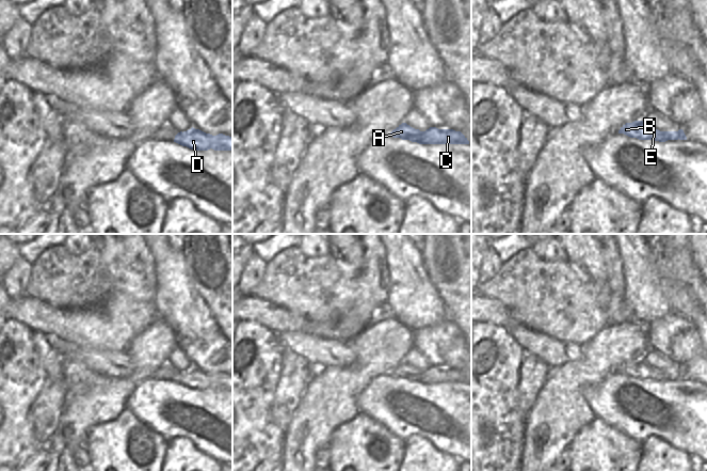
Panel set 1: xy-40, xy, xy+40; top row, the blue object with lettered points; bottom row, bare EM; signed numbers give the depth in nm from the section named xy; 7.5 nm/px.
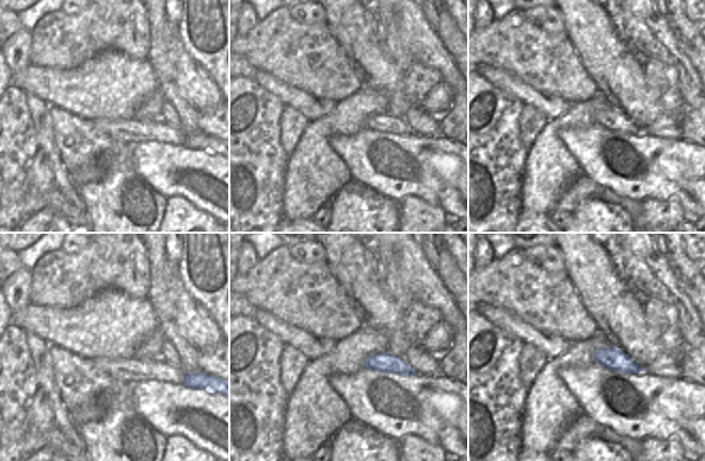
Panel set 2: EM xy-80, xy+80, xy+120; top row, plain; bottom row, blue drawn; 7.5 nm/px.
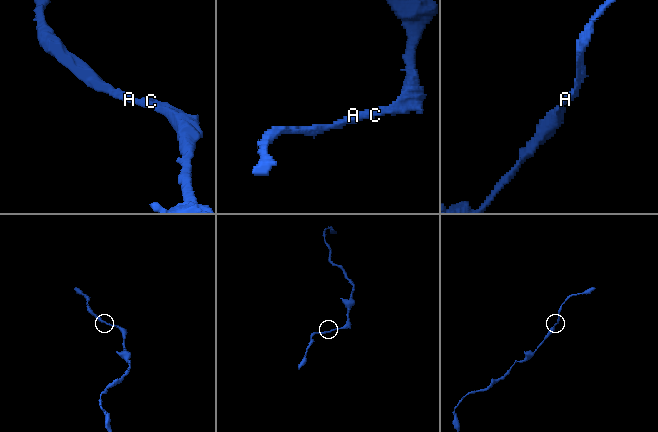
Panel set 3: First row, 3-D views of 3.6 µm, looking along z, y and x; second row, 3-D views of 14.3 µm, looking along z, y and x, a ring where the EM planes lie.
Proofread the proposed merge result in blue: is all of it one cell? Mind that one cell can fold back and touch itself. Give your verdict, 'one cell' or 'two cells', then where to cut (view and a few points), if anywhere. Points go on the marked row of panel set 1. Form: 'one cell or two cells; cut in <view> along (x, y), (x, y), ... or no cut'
one cell; no cut

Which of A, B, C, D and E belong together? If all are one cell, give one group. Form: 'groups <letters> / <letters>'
groups A B C D E

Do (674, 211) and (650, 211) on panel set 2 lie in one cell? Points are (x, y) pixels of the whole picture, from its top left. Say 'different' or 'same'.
same

